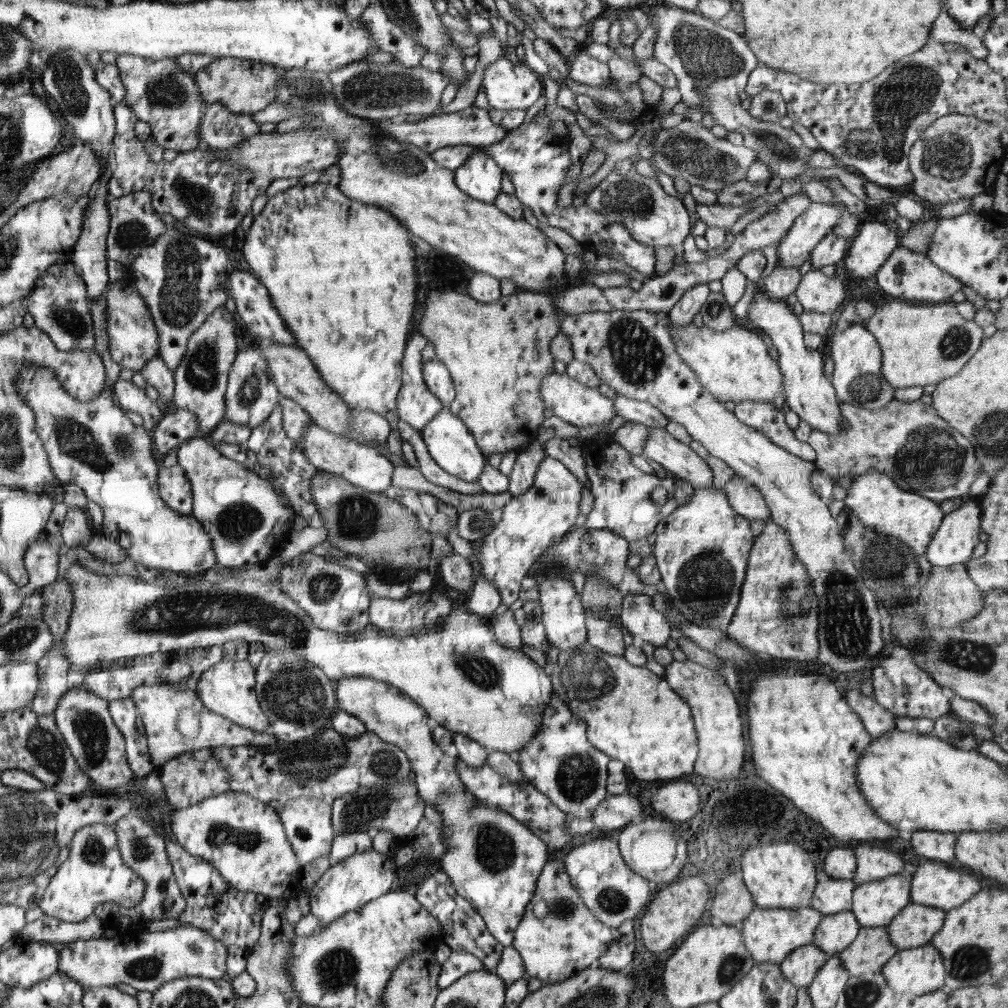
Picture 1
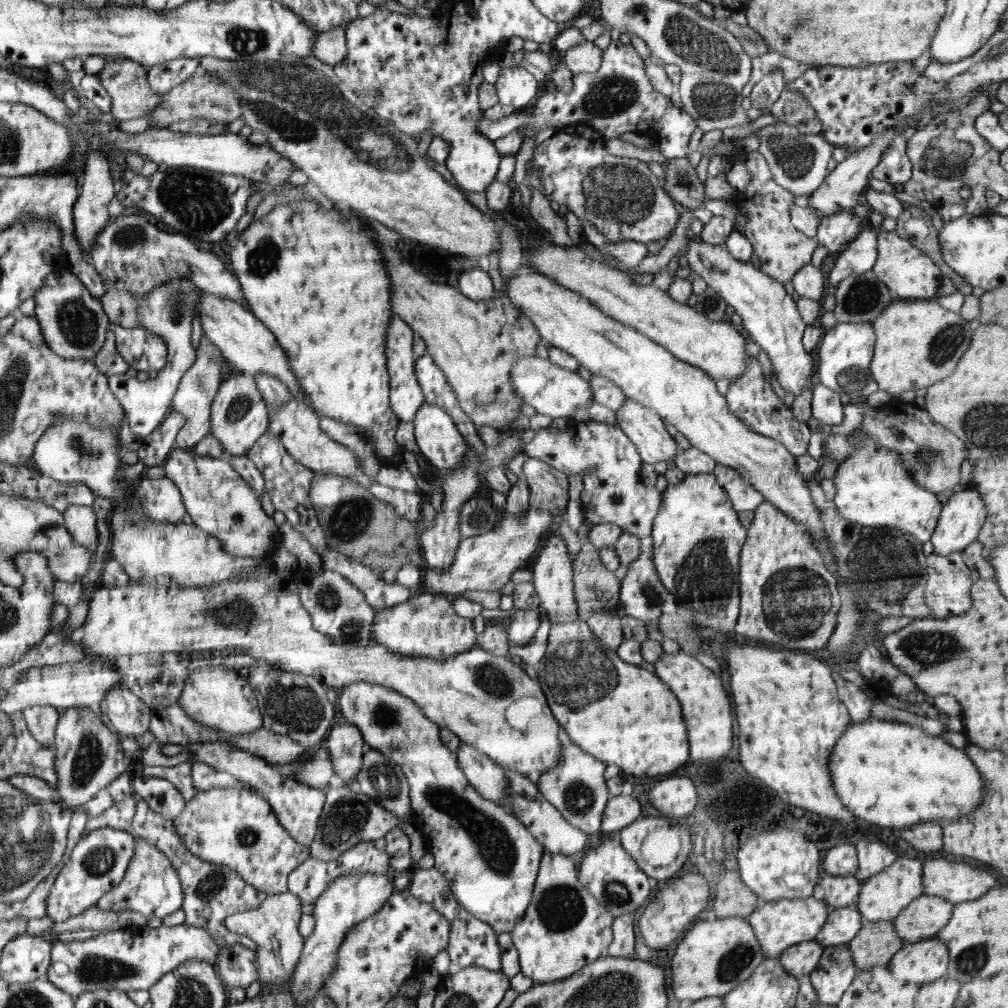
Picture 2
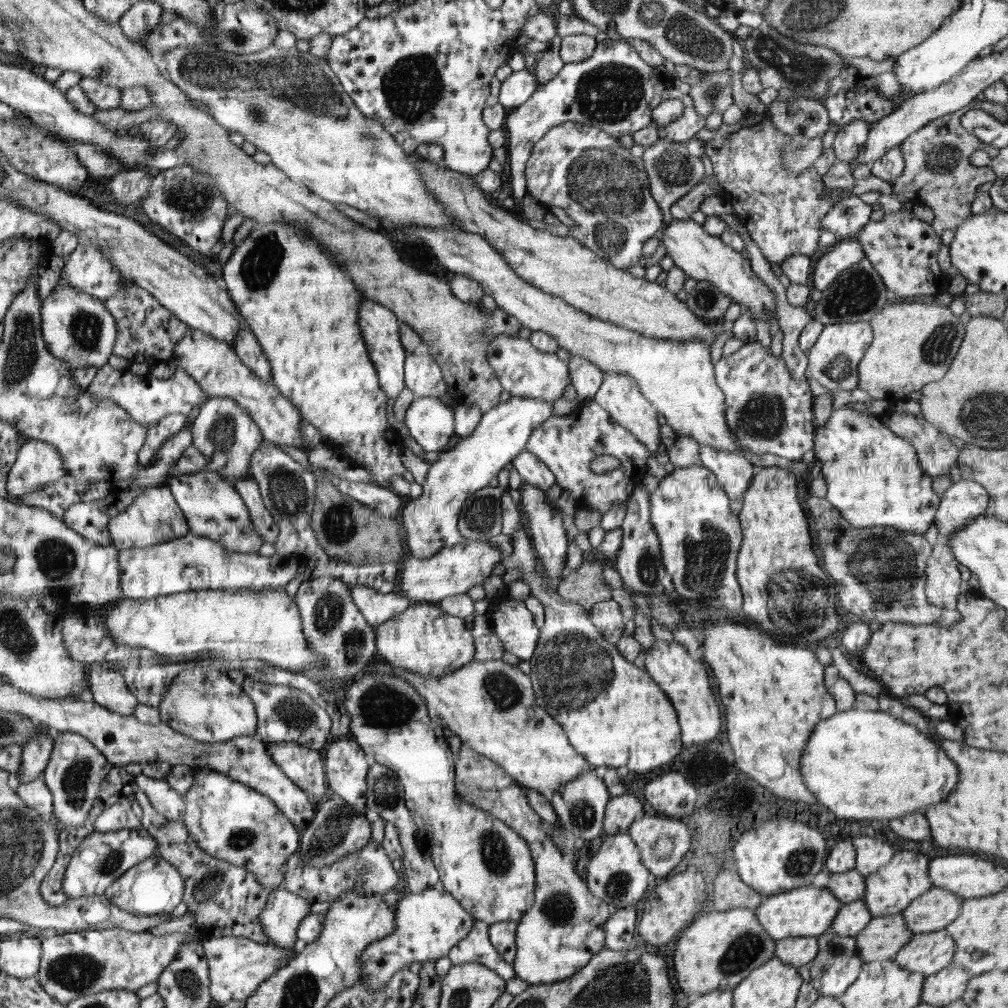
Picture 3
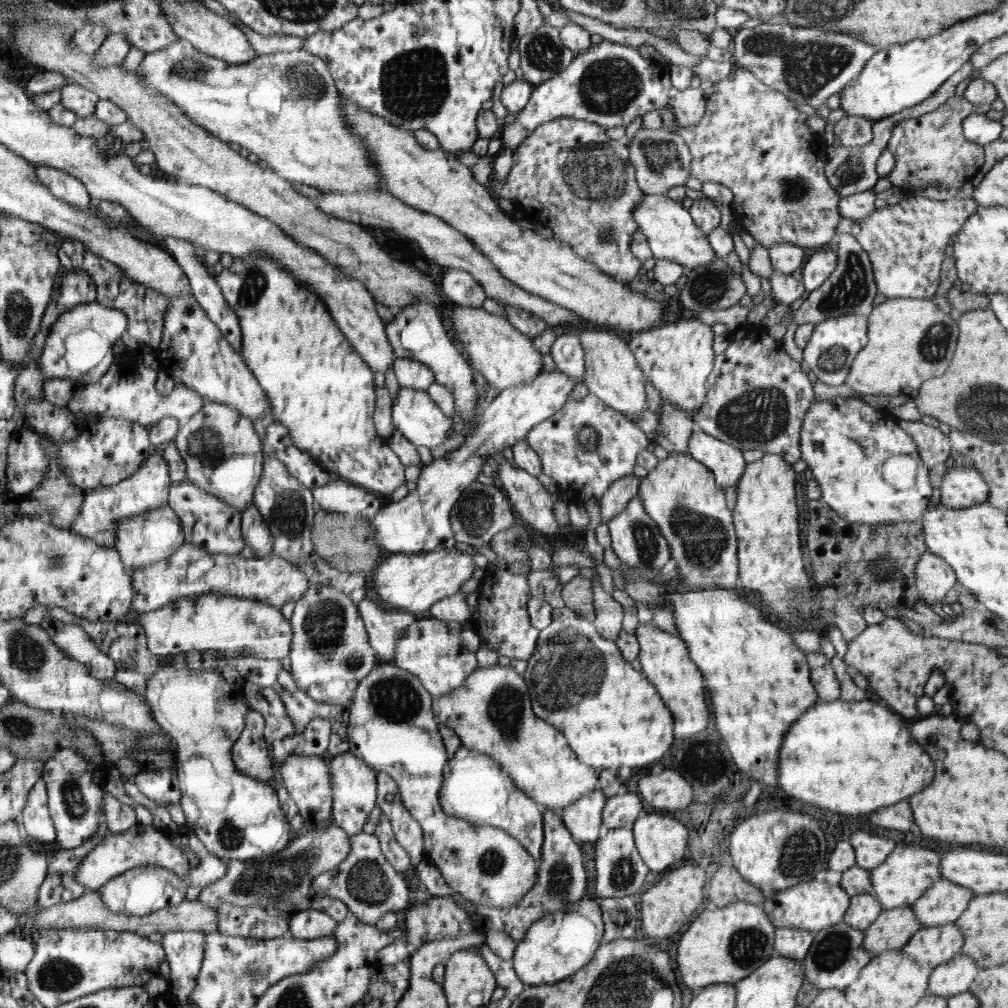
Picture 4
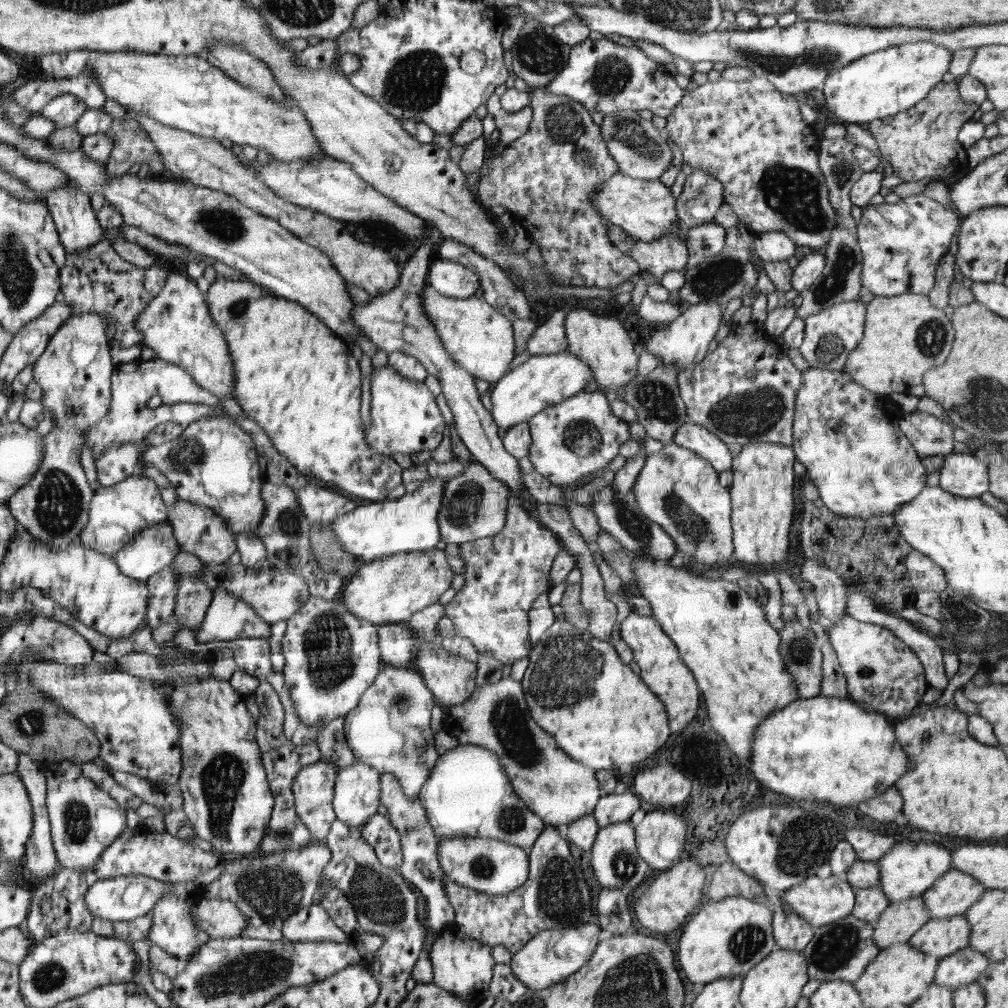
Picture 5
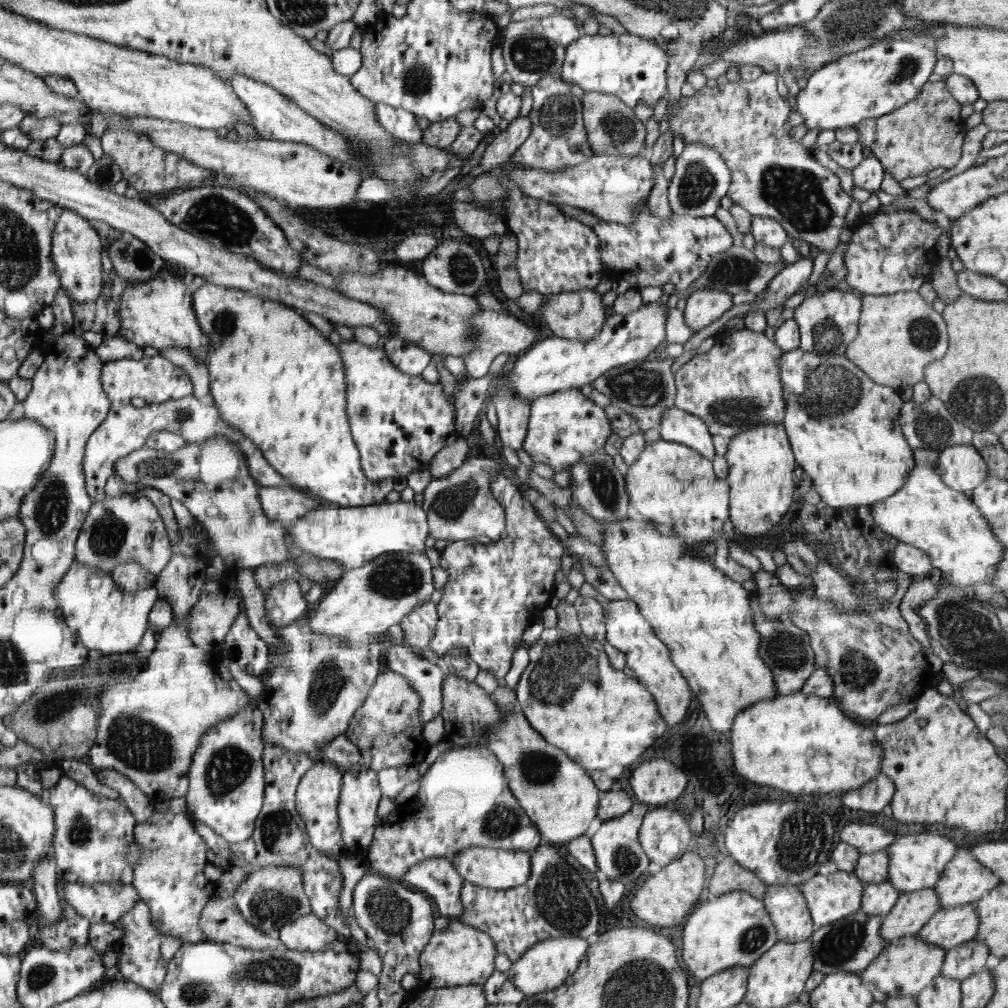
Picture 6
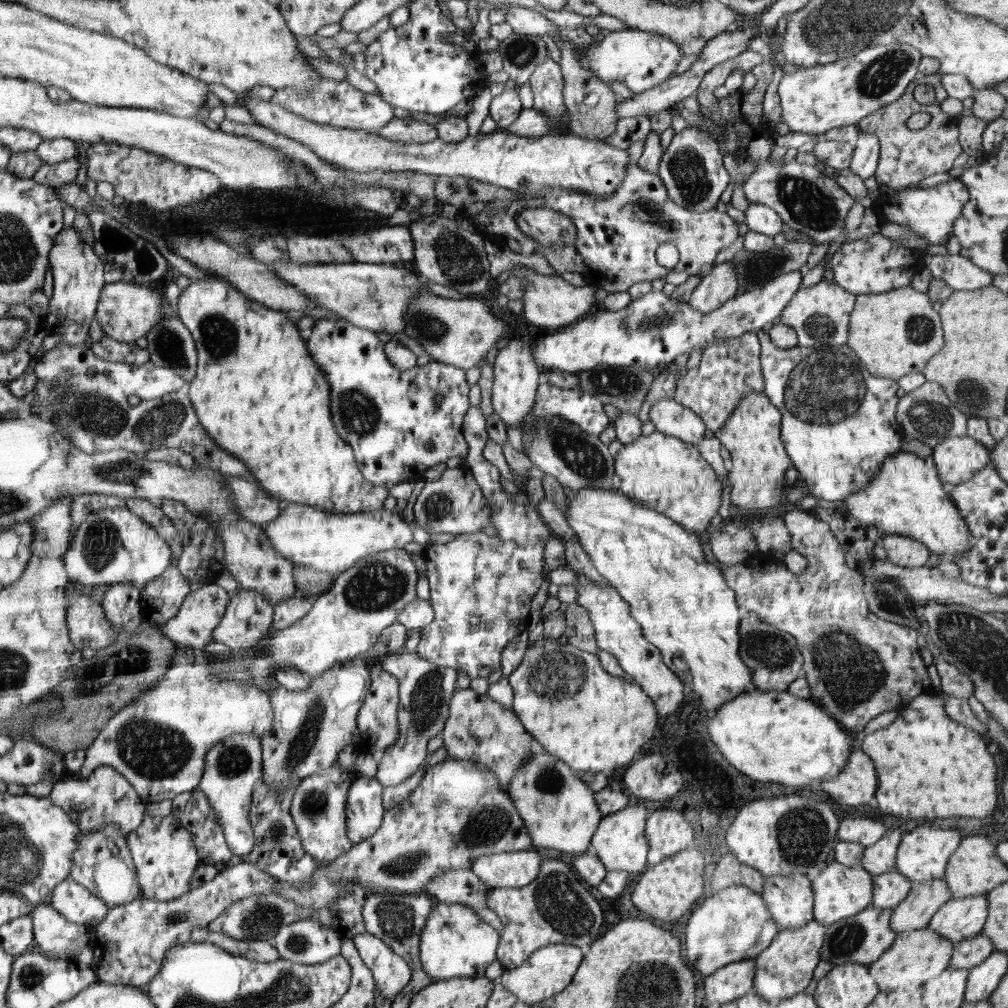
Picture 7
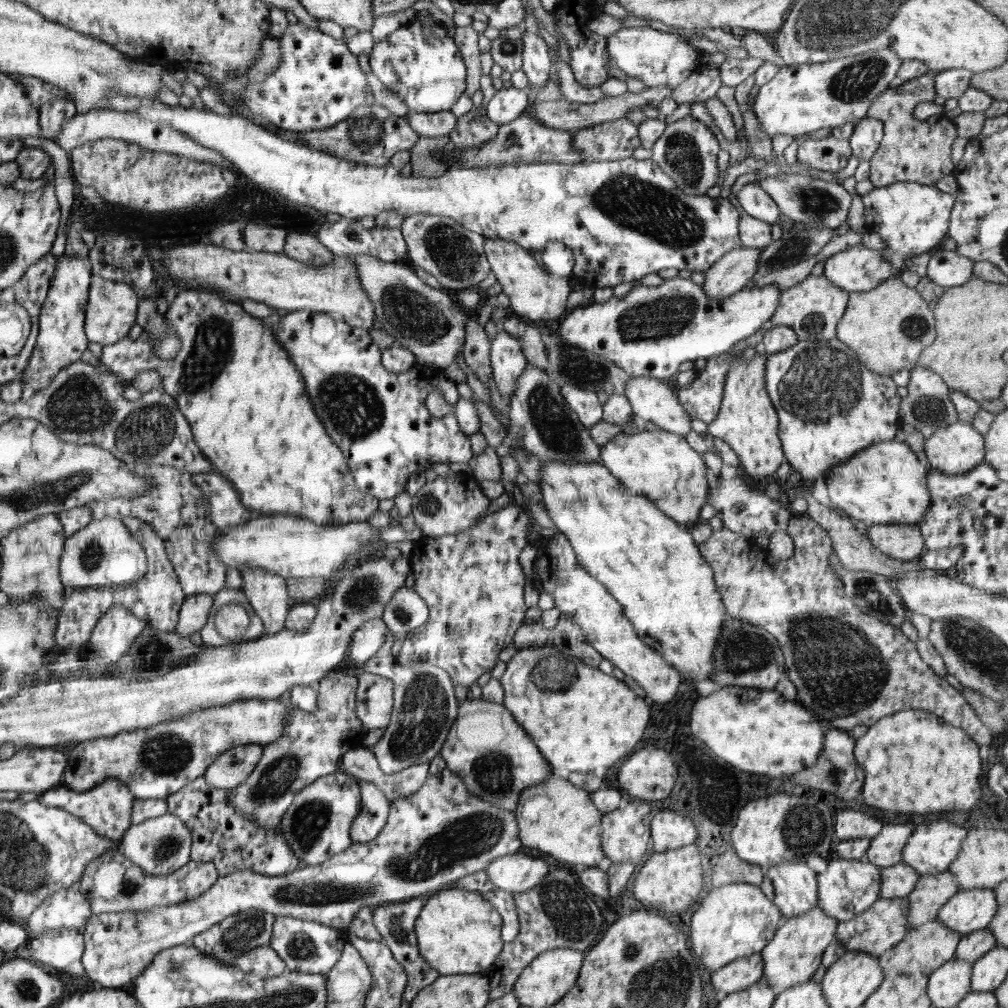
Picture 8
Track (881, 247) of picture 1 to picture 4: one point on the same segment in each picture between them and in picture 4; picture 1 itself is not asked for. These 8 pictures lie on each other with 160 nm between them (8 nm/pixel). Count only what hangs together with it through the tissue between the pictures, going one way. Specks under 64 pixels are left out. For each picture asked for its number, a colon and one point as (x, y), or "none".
2: (860, 256)
3: (844, 254)
4: (820, 266)

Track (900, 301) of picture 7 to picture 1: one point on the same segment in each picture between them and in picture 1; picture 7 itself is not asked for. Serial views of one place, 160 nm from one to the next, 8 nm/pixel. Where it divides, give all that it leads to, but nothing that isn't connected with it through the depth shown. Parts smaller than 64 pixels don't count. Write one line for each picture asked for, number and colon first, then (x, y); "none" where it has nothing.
1: (920, 345)
2: (918, 343)
3: (914, 343)
4: (910, 340)
5: (904, 336)
6: (898, 334)

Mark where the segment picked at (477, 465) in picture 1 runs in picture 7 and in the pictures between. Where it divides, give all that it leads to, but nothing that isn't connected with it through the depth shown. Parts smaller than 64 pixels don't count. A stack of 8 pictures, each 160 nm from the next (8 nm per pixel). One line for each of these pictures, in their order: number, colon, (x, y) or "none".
2: (438, 440)
3: (431, 426)
4: (413, 413)
5: (404, 418)
6: (399, 422)
7: (389, 417)

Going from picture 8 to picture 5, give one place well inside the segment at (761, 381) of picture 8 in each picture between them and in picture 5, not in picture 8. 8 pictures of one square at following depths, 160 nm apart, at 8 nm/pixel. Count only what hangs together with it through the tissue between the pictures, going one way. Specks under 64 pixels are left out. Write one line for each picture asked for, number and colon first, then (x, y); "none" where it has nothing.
5: (762, 494)
6: (761, 463)
7: (752, 435)

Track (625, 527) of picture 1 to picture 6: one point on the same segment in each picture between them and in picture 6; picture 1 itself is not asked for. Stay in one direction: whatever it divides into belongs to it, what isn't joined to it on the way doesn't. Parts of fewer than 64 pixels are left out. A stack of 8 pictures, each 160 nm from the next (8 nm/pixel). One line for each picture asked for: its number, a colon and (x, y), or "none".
2: (613, 492)
3: (566, 444)
4: (587, 445)
5: (580, 435)
6: (564, 426)

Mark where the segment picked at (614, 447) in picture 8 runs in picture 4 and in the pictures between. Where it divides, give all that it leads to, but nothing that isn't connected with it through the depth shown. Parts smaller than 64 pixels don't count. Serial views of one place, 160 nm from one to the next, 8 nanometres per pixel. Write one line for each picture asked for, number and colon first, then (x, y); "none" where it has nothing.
4: (680, 494)
5: (677, 489)
6: (671, 484)
7: (663, 473)

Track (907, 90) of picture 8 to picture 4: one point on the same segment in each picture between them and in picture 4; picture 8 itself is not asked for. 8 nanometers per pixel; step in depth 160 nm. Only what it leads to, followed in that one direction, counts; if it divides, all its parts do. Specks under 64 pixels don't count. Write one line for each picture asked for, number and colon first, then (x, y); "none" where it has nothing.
4: (933, 158)
5: (921, 143)
6: (925, 136)
7: (902, 164)

